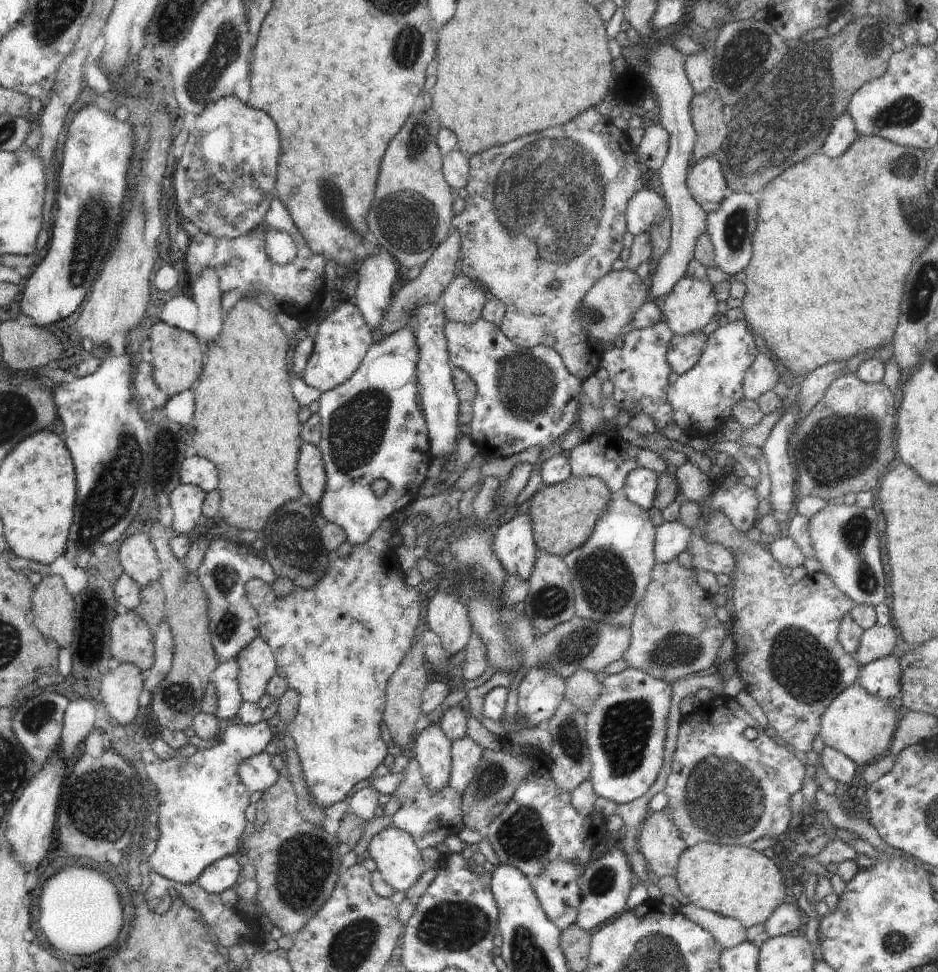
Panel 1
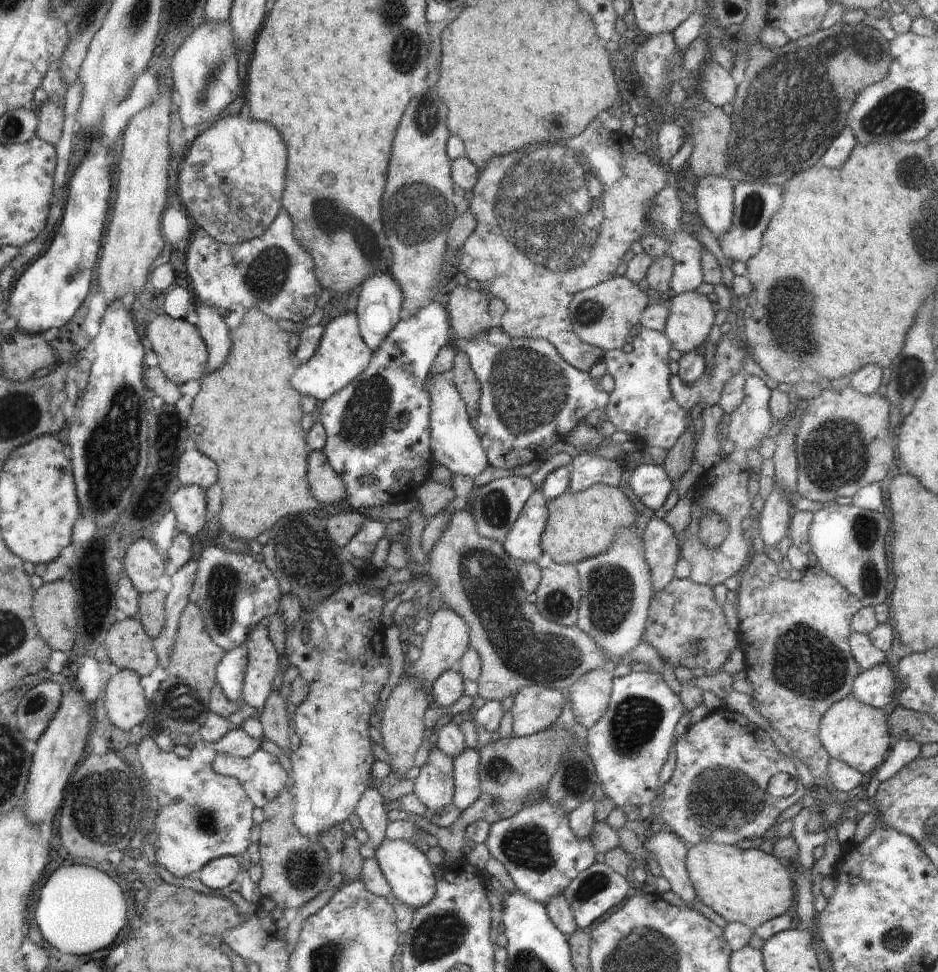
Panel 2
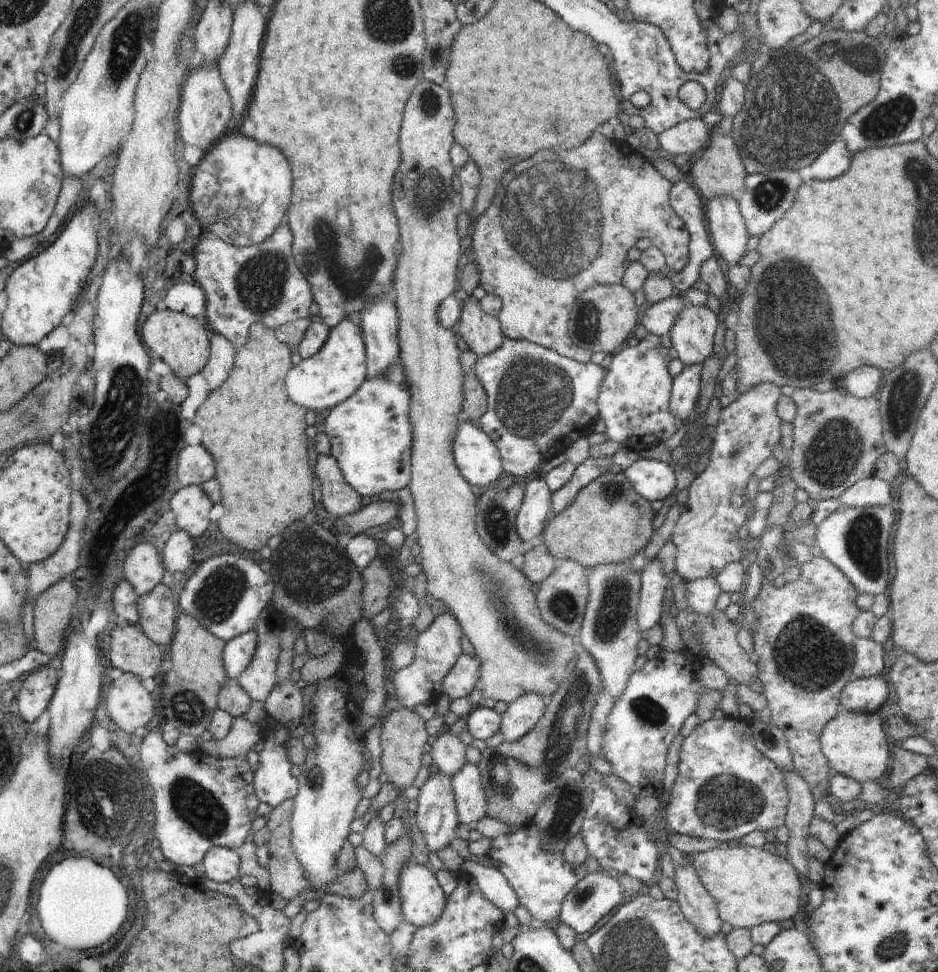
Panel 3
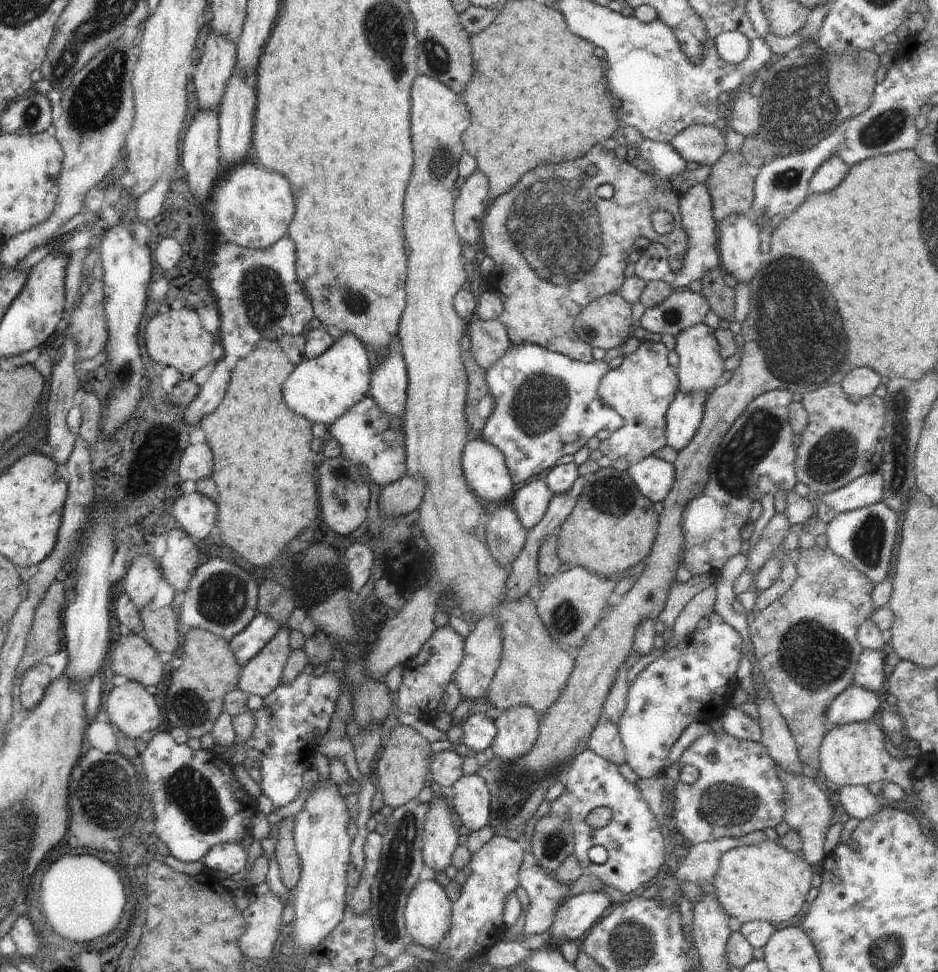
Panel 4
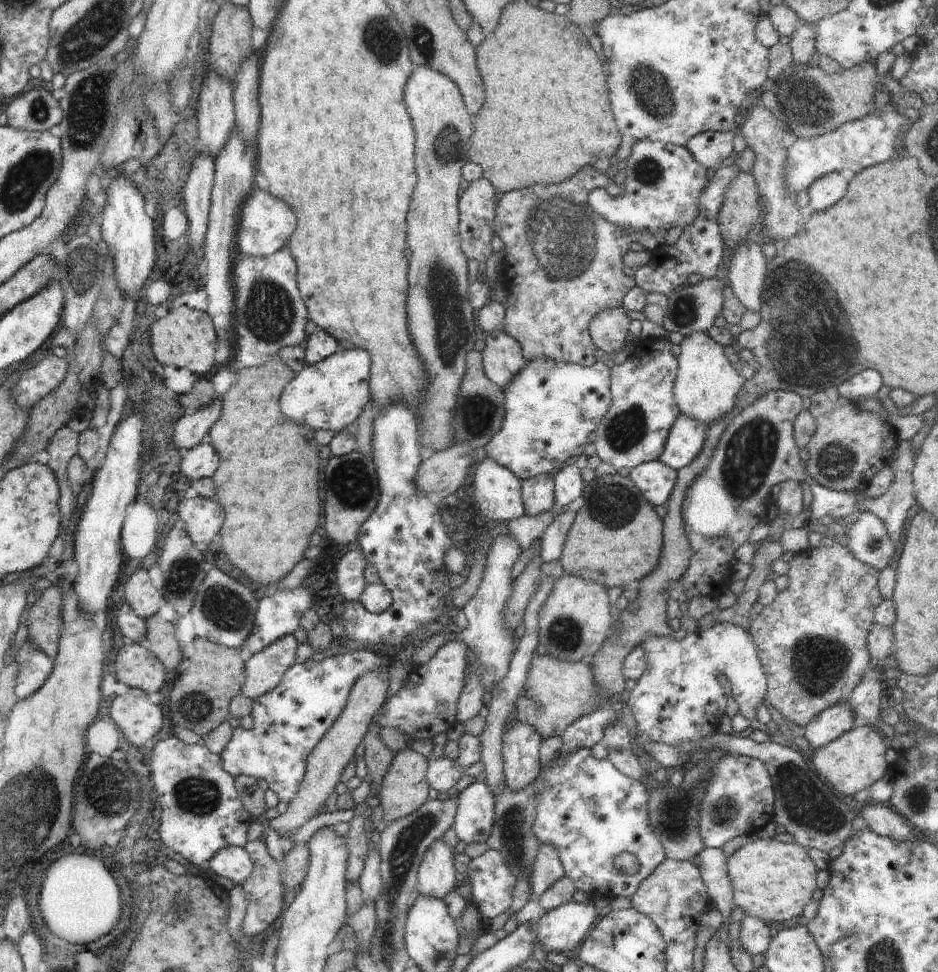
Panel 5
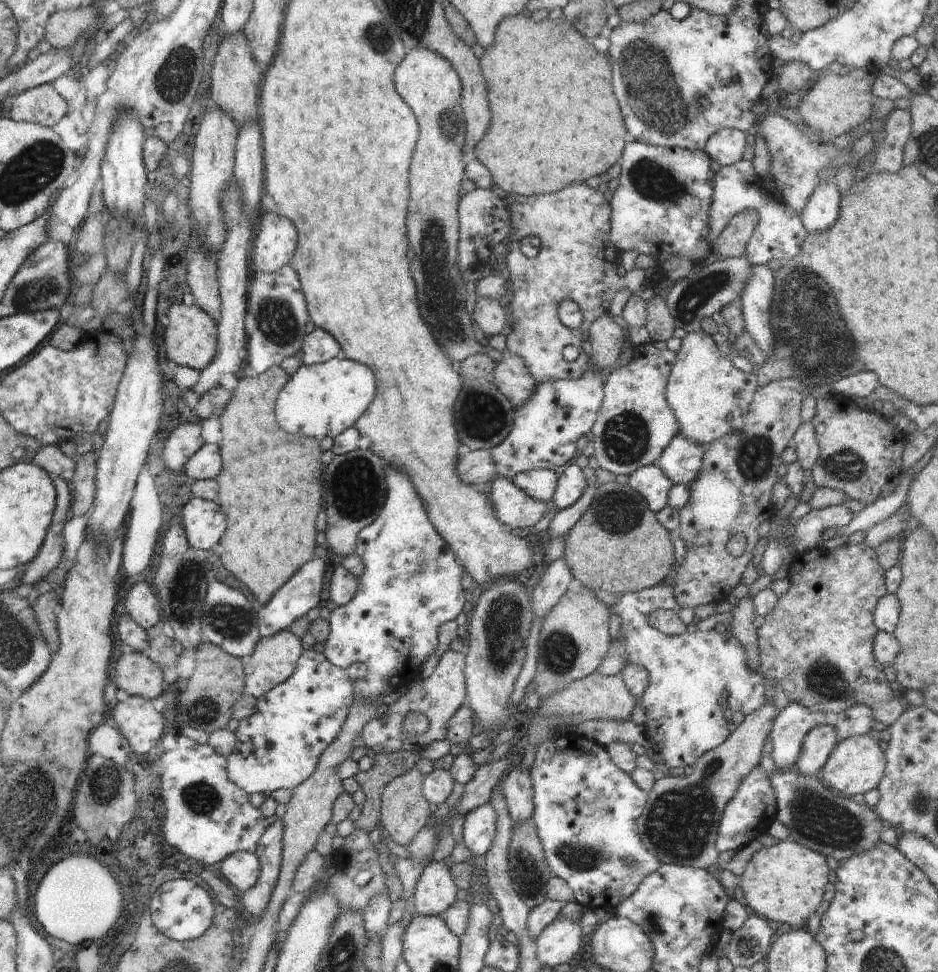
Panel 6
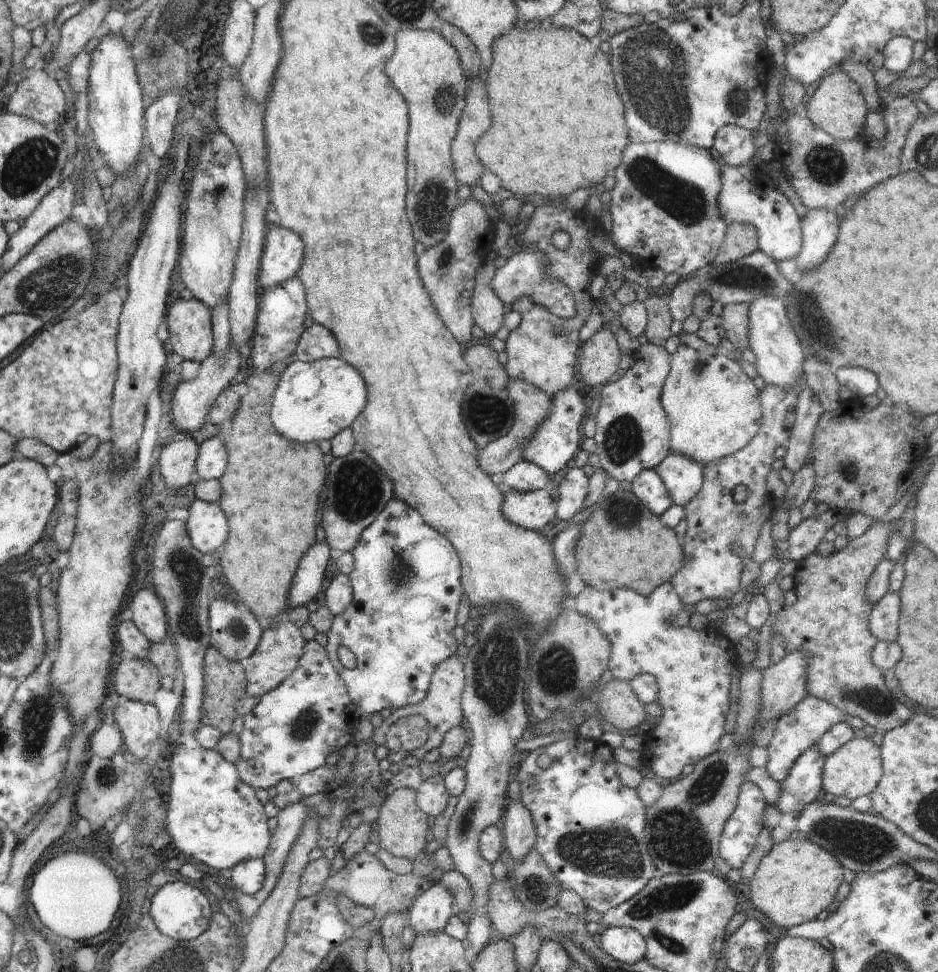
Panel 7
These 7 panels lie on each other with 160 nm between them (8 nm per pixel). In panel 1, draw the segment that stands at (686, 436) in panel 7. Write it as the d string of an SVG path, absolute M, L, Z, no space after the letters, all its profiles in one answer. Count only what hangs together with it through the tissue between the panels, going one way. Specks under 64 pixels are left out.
M684 275L661 299L662 320L668 323L673 335L702 331L706 324L719 316L713 286L708 278Z

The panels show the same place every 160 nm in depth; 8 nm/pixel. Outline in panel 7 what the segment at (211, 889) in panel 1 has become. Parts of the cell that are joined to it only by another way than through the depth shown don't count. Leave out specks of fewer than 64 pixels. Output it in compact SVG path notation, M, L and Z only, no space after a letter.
M262 859L245 860L222 873L224 877L230 878L238 892L243 895L253 895L262 888L265 864Z

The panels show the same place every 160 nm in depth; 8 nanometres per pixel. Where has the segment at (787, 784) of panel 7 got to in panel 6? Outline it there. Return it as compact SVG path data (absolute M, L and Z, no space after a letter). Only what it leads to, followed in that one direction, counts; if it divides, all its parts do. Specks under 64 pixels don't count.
M820 725L812 729L804 738L796 766L805 775L819 776L827 756L838 742L835 728Z

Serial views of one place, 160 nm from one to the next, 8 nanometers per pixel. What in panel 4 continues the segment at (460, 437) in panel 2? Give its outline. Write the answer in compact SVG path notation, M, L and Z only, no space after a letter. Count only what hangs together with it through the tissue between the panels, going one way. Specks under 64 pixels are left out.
M479 435L464 445L461 465L476 496L498 505L506 504L504 500L510 496L514 484L500 450Z

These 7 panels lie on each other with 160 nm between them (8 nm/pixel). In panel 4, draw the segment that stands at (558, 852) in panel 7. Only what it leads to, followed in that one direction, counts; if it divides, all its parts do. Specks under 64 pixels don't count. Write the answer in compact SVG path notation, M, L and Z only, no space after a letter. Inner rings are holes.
M590 749L578 753L573 760L565 781L564 793L551 803L553 815L568 815L566 821L573 824L573 855L582 867L583 874L594 874L606 886L623 892L626 897L642 890L642 884L658 876L662 864L667 858L668 847L664 844L667 835L648 803L644 800L636 784L629 782L618 772L618 765L608 762ZM598 806L608 806L613 811L606 826L595 828L585 820L590 811ZM592 846L604 846L608 858L603 864L590 861L588 850Z

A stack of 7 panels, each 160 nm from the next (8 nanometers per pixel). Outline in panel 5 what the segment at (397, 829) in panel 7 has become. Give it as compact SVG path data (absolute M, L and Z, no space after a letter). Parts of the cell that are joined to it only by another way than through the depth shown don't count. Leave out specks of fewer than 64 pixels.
M411 746L395 752L378 790L379 802L382 805L382 812L385 814L382 824L391 823L414 812L420 808L421 804L424 804L424 801L428 800L428 792L431 788L427 781L428 765L428 759L412 749Z

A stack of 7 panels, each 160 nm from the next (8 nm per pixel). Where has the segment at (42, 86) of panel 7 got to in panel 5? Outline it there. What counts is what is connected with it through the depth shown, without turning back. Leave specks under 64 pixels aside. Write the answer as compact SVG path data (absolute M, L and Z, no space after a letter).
M32 84L27 90L15 96L6 106L7 125L25 131L49 131L55 124L60 124L63 112L59 101L46 89Z

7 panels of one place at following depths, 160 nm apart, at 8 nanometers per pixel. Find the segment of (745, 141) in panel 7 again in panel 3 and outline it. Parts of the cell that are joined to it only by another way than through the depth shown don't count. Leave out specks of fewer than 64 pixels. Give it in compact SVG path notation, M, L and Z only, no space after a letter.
M700 119L678 123L657 135L659 145L668 154L688 154L694 158L709 141L711 126Z

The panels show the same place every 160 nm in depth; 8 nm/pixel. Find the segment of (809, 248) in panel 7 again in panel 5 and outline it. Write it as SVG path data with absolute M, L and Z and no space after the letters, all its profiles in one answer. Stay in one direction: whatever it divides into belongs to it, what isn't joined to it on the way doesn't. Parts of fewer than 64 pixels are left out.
M831 172L815 180L807 190L809 196L808 212L821 211L838 202L847 191L849 175Z

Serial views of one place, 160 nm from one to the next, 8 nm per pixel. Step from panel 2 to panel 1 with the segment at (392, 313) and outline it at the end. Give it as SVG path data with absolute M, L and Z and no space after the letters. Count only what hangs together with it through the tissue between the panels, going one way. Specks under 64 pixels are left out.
M376 248L372 256L362 259L355 274L358 285L353 302L372 332L390 308L394 296L392 284L402 278L401 267L388 252Z

